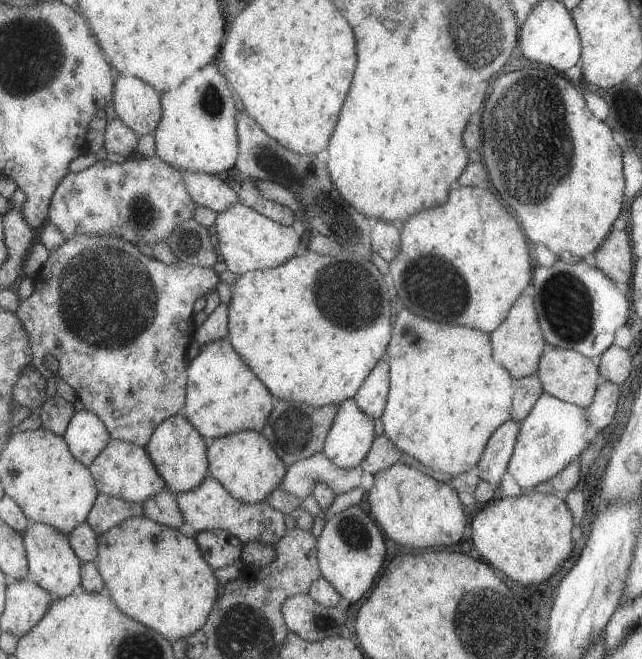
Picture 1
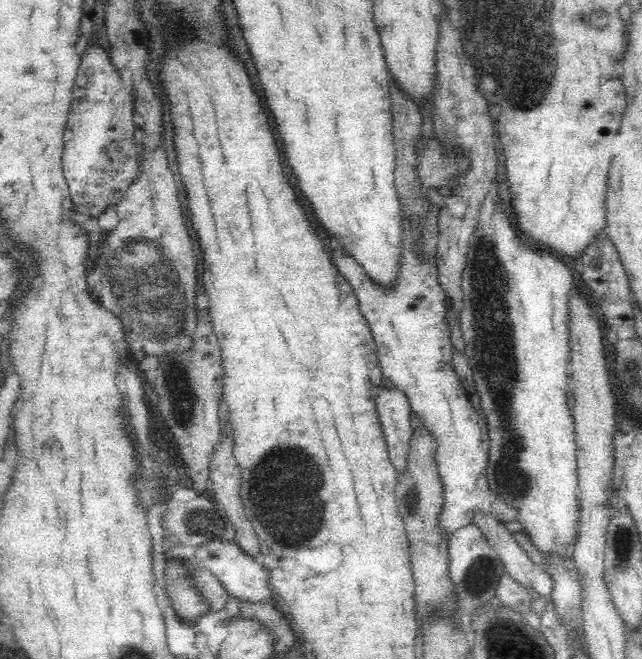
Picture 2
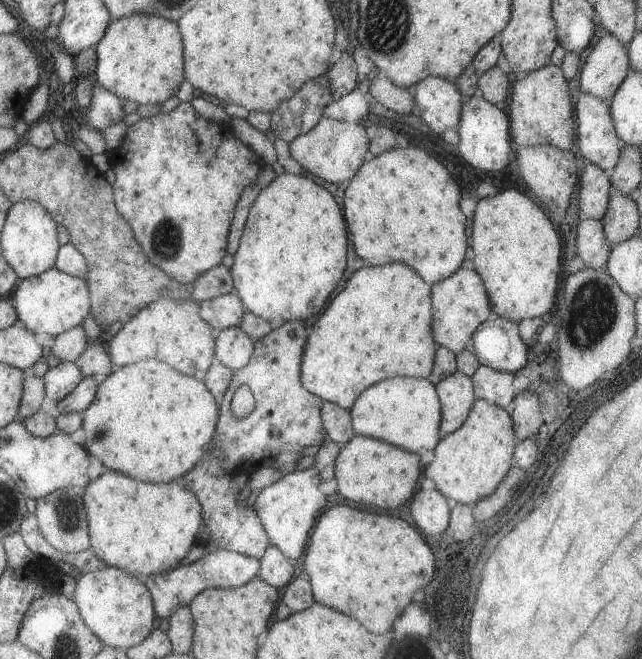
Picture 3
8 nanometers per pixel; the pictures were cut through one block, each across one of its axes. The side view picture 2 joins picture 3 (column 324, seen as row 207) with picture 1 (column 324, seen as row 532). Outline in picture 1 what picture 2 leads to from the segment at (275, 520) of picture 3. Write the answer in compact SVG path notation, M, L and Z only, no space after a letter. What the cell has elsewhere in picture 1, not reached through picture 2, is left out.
M360 504L334 515L319 537L319 557L323 573L343 594L347 602L360 602L378 582L388 560L388 544L378 521Z

